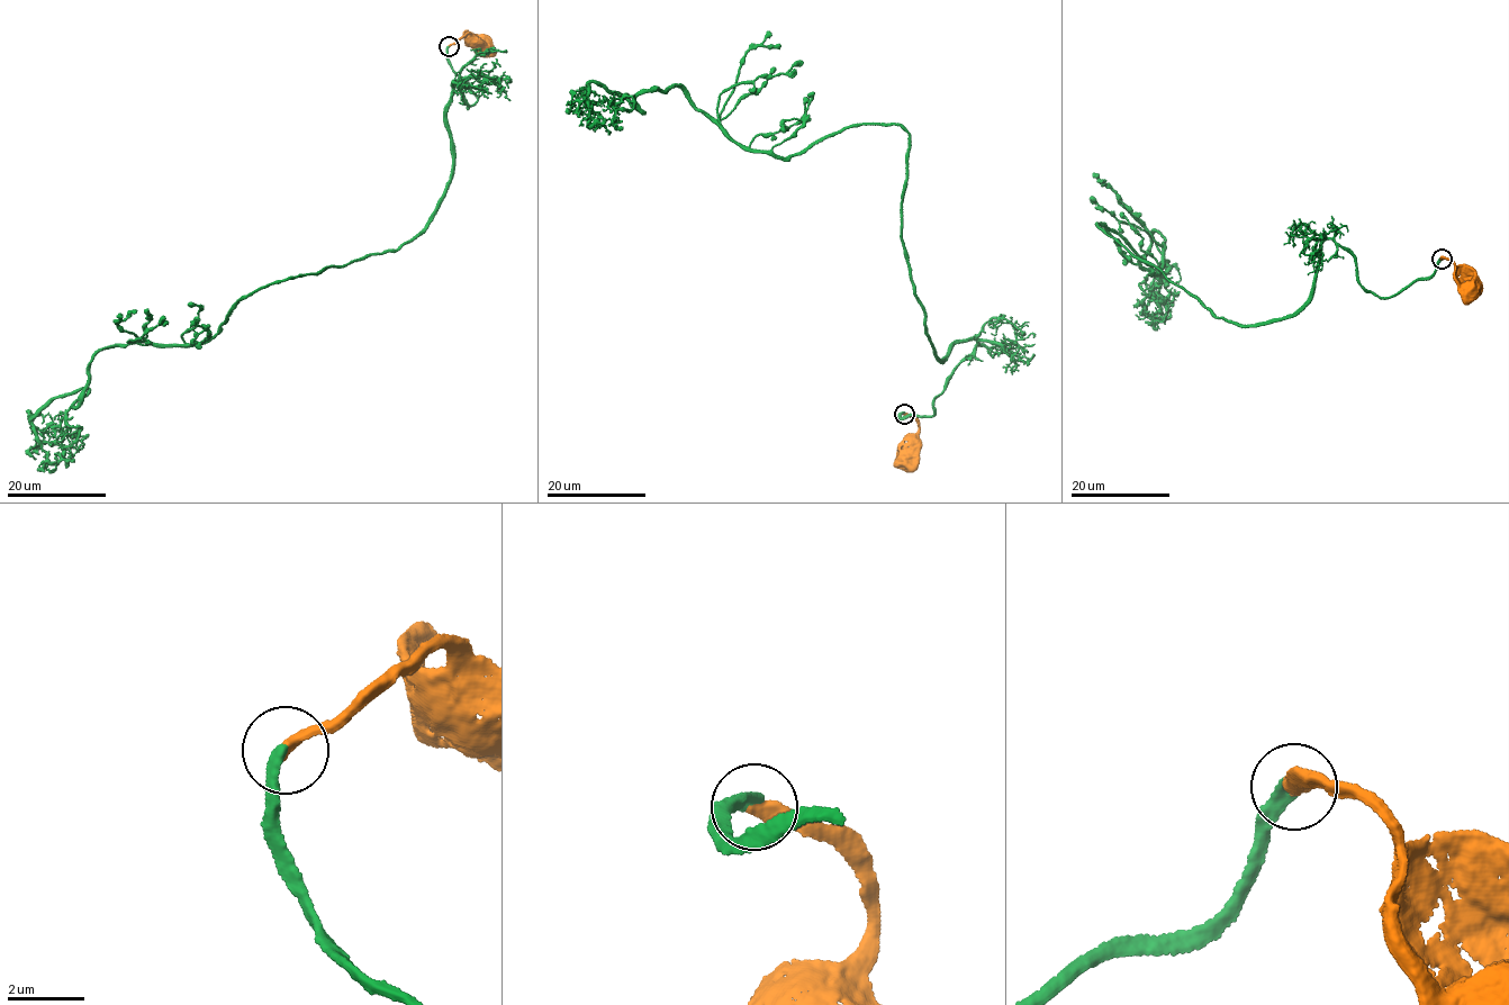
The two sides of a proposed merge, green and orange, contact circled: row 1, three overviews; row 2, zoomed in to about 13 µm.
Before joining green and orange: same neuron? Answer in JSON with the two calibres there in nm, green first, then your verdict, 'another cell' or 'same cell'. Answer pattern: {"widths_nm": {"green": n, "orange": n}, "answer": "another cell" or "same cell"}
{"widths_nm": {"green": 400, "orange": 360}, "answer": "same cell"}

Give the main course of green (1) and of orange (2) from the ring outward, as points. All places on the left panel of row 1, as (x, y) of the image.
1: (448, 46), (477, 101), (423, 228), (101, 349), (32, 419), (56, 463), (77, 440)
2: (448, 46), (468, 33), (482, 45)

